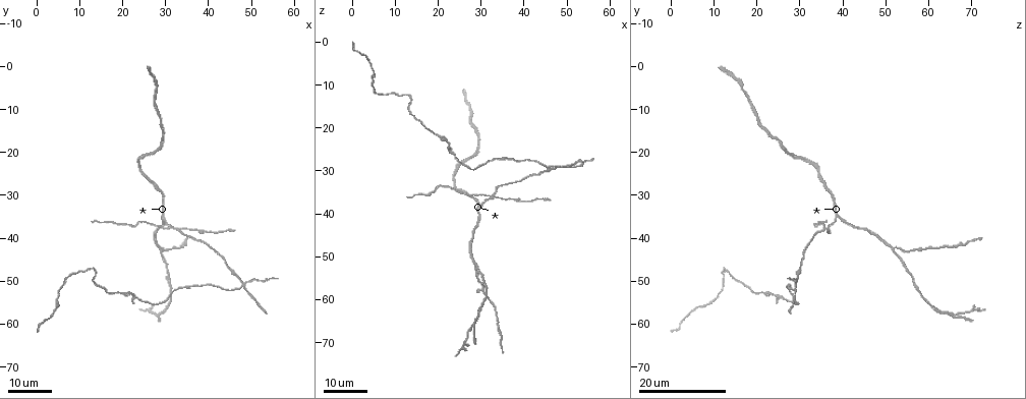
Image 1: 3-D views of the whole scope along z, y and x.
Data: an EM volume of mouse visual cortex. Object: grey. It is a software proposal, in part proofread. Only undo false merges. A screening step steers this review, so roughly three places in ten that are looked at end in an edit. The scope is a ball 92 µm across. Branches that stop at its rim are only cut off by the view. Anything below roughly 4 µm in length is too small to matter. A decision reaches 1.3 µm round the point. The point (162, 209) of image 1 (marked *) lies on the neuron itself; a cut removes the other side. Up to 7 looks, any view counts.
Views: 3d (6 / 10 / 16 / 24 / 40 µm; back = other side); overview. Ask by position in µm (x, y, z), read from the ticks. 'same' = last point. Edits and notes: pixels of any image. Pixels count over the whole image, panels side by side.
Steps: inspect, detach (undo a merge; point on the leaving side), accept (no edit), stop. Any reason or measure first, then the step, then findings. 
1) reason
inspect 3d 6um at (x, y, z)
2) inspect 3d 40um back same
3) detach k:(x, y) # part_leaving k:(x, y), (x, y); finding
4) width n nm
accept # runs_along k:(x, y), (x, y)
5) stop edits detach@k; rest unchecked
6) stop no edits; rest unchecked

three arms meet
inspect 3d 16um at (28.5, 42.0, 51.5)

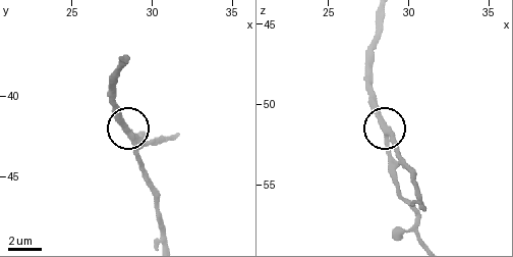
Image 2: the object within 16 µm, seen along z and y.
inspect 3d 10um at (28.7, 42.3, 51.9)

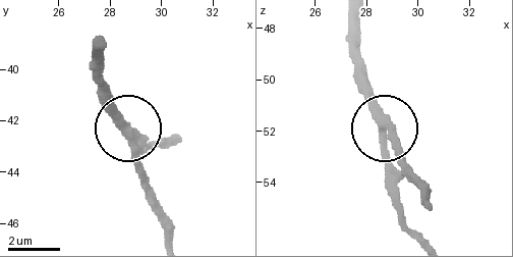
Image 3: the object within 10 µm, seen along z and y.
arms 3
accept # one neuron here

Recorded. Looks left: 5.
a fork
inspect 3d 24um at (28.5, 58.5, 66.0)

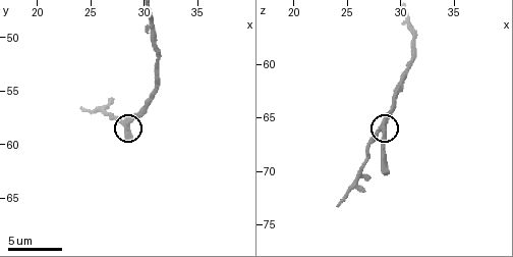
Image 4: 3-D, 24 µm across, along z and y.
inspect 3d 6um at (28.2, 58.0, 66.2)

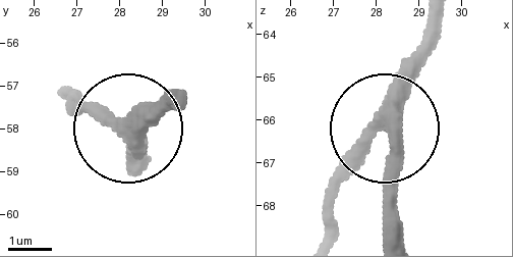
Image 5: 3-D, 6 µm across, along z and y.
arms 3
accept # all the same neuron

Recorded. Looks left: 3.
looks like a crossing
inspect 3d 24um at (48.5, 51.0, 29.0)

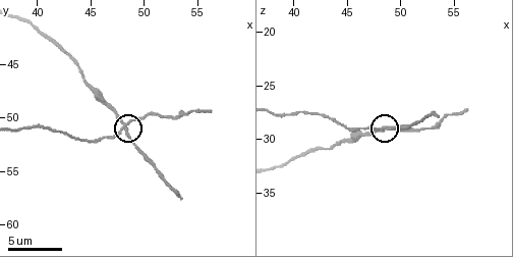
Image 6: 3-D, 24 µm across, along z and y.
inspect 3d 10um same

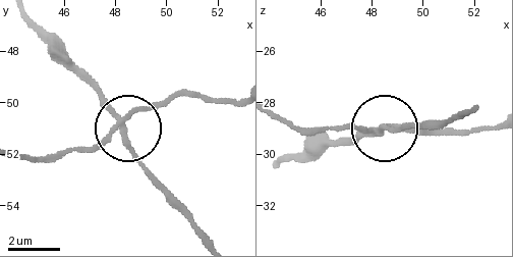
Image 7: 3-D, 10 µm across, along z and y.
side_arm 9 um
detach 7:(156, 105) # part_leaving 7:(121, 122), (102, 142), (36, 159), (16, 157); a second neuron is stuck on

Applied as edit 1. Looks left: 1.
stop edits detach@7; rest unchecked

